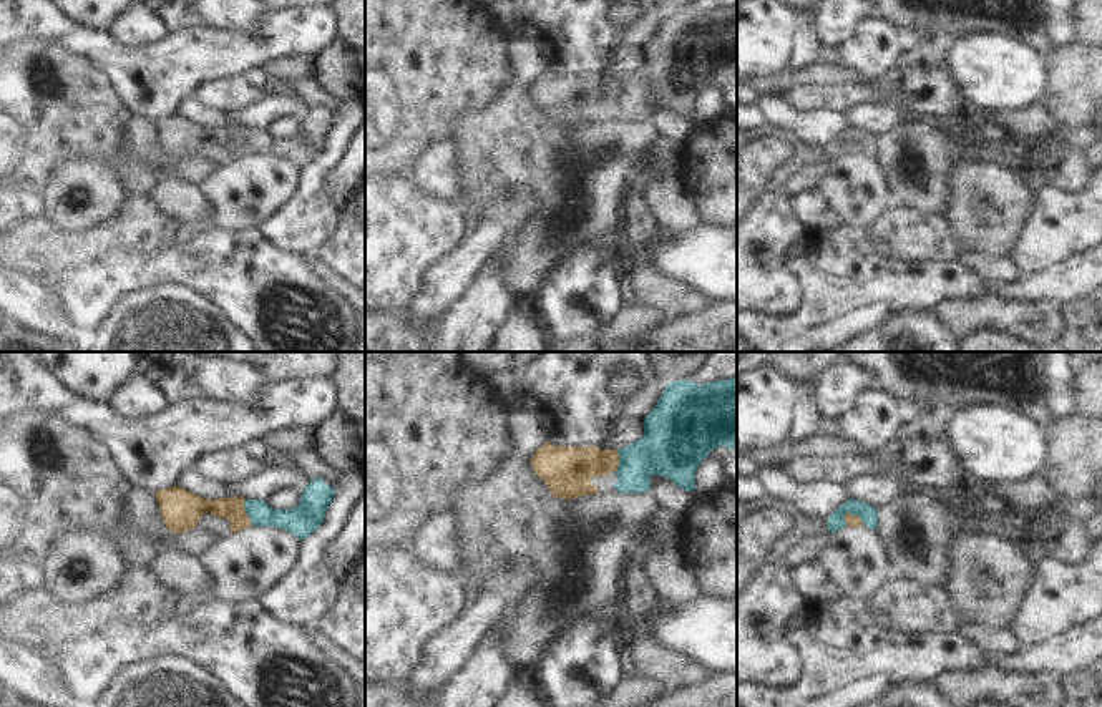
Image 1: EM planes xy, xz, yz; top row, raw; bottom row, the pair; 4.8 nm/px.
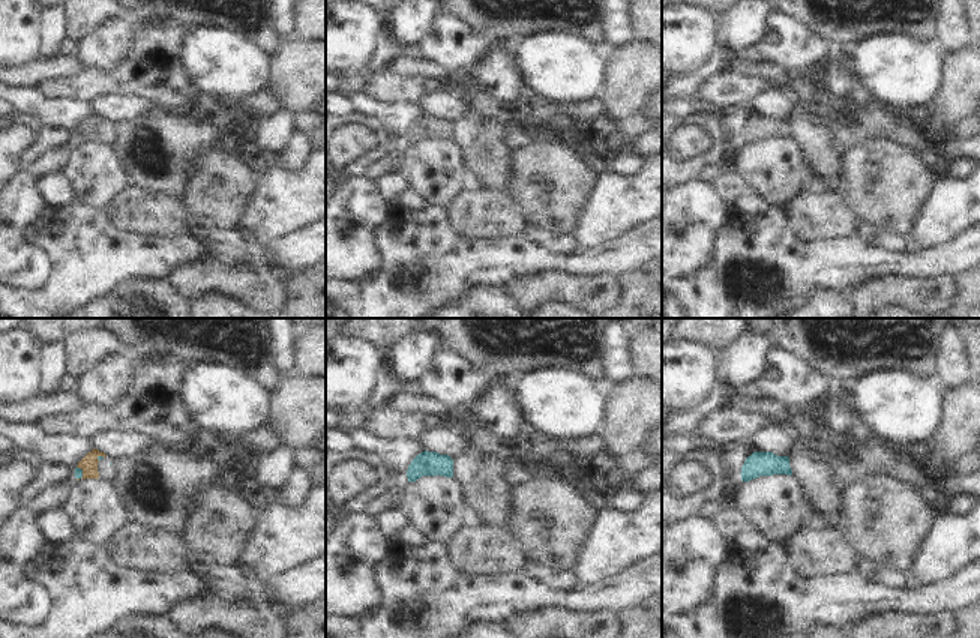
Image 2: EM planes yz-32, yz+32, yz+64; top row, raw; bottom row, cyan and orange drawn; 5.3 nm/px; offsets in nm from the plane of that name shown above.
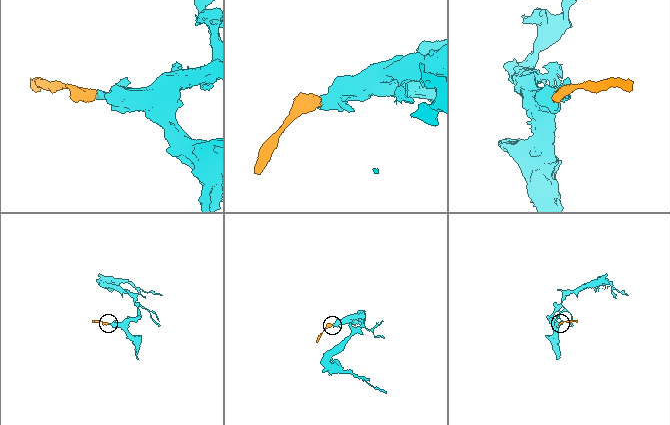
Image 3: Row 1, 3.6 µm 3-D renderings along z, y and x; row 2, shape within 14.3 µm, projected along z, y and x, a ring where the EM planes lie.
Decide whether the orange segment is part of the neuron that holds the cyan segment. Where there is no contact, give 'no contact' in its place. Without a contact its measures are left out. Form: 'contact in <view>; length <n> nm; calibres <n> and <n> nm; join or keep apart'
contact in yz; length 110 nm; calibres 90 and 60 nm; join

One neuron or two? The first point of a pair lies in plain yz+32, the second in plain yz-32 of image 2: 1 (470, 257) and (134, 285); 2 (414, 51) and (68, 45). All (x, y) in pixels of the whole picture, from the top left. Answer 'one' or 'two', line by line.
1: two
2: one

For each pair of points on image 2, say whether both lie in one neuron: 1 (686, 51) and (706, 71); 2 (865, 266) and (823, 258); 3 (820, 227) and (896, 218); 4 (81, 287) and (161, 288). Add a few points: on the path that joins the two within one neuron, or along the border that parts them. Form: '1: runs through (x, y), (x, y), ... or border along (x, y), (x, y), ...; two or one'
1: border along (718, 42), (712, 56), (703, 65), (677, 77); two
2: runs through (854, 261), (833, 261); one
3: border along (839, 194), (862, 222); two
4: border along (156, 276), (131, 276), (120, 285); two

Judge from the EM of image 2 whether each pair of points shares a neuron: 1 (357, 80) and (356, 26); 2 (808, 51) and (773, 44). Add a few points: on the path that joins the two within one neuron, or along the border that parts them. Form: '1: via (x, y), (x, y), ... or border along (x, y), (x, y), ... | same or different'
1: border along (377, 39), (374, 57), (362, 68), (341, 77) | different
2: via (799, 48), (791, 44), (782, 44) | same

